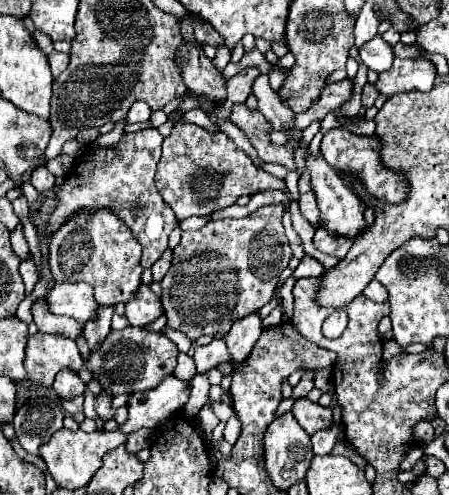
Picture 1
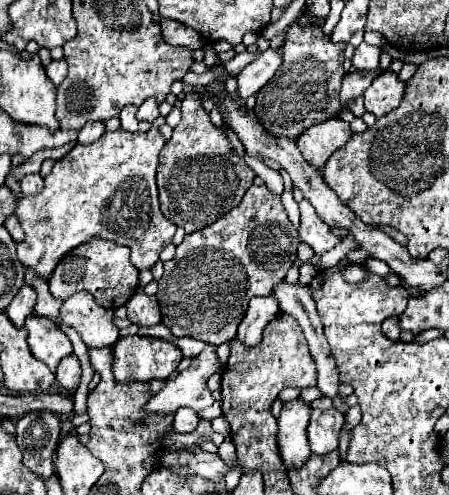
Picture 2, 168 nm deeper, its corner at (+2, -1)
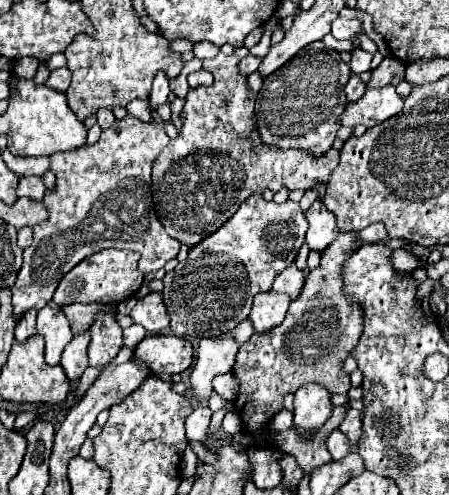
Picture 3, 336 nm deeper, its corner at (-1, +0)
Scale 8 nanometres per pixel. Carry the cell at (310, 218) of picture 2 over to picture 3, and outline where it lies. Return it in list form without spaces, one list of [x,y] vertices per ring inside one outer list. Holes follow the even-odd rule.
[[[316,200],[308,210],[306,210],[306,220],[308,220],[308,232],[306,232],[306,244],[322,252],[336,236],[338,236],[338,226],[336,226],[336,216],[326,210],[326,206]]]

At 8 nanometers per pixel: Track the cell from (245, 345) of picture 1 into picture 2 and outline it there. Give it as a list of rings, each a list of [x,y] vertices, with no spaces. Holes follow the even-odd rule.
[[[273,295],[269,297],[253,297],[249,301],[249,309],[239,323],[237,339],[245,347],[257,347],[261,343],[261,331],[263,327],[273,321],[273,317],[279,315],[279,303]]]

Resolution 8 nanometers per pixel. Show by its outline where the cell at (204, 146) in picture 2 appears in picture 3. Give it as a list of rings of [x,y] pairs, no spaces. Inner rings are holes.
[[[222,52],[216,56],[216,58],[212,58],[212,60],[204,60],[202,62],[202,68],[204,70],[208,70],[208,72],[212,72],[214,74],[214,82],[210,84],[210,86],[200,86],[200,88],[196,88],[196,90],[190,90],[188,92],[188,96],[186,96],[186,104],[184,104],[184,110],[182,110],[182,114],[184,114],[184,124],[182,124],[182,128],[178,130],[178,136],[174,138],[174,140],[170,140],[170,144],[156,156],[156,160],[154,160],[154,164],[152,164],[152,192],[154,192],[154,210],[156,210],[156,214],[158,214],[158,218],[160,218],[160,222],[162,224],[166,224],[166,230],[168,230],[168,234],[172,236],[172,238],[176,238],[180,244],[186,244],[188,248],[194,248],[196,244],[200,244],[206,236],[210,236],[212,232],[216,232],[228,218],[232,218],[234,216],[234,212],[238,210],[238,206],[248,198],[248,196],[252,196],[252,194],[262,194],[266,188],[270,188],[272,192],[278,192],[280,188],[288,188],[290,192],[292,190],[296,190],[296,188],[302,188],[302,190],[310,190],[312,186],[316,186],[318,182],[328,182],[328,178],[330,178],[330,174],[332,174],[332,170],[338,166],[338,158],[340,158],[340,154],[338,154],[338,150],[334,150],[334,148],[330,148],[328,150],[328,154],[324,154],[324,158],[320,158],[320,160],[312,160],[312,156],[308,156],[308,152],[296,152],[296,150],[288,150],[286,154],[280,150],[280,148],[274,148],[274,146],[266,146],[264,142],[262,142],[262,138],[260,138],[260,132],[258,132],[258,126],[256,126],[256,120],[254,120],[254,92],[248,88],[248,80],[246,80],[246,76],[244,74],[240,74],[240,70],[238,70],[238,62],[240,62],[240,58],[236,56],[236,54],[232,54],[232,56],[224,56]]]

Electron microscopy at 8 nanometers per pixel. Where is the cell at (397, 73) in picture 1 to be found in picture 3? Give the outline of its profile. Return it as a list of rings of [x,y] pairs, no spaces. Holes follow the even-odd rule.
[[[392,86],[388,88],[368,88],[364,96],[358,102],[350,102],[346,110],[340,116],[342,126],[358,126],[364,124],[366,128],[372,128],[376,124],[382,124],[384,120],[396,116],[404,106],[404,100],[396,94]]]

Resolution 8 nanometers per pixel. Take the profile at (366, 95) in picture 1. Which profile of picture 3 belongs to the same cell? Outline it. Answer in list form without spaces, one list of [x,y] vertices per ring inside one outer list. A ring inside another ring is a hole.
[[[352,76],[344,88],[348,102],[356,102],[358,98],[362,98],[362,94],[366,92],[366,84],[360,80],[360,76]]]

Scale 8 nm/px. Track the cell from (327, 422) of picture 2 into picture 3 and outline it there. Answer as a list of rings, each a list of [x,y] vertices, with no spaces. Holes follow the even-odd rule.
[[[334,430],[328,436],[326,446],[328,446],[328,452],[332,454],[332,460],[342,460],[350,452],[350,442],[348,442],[348,438],[340,430]]]

